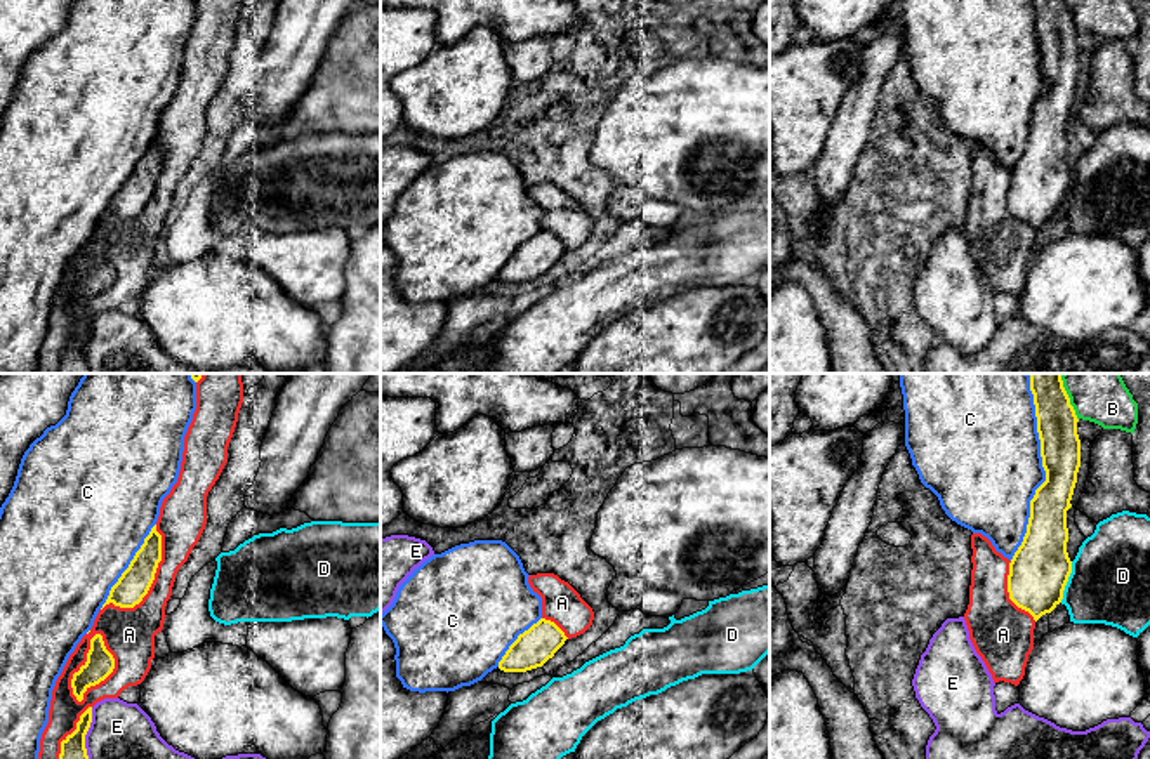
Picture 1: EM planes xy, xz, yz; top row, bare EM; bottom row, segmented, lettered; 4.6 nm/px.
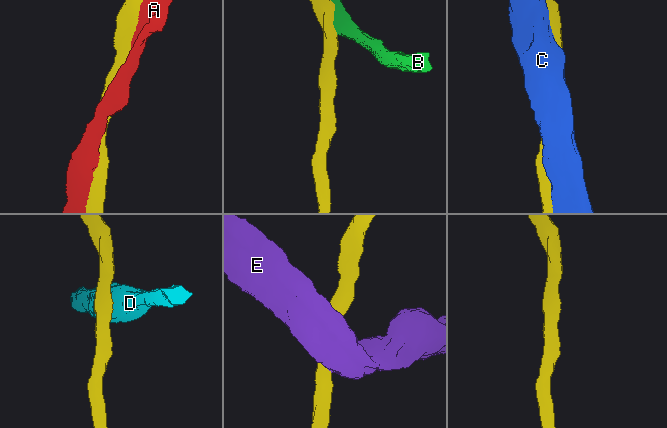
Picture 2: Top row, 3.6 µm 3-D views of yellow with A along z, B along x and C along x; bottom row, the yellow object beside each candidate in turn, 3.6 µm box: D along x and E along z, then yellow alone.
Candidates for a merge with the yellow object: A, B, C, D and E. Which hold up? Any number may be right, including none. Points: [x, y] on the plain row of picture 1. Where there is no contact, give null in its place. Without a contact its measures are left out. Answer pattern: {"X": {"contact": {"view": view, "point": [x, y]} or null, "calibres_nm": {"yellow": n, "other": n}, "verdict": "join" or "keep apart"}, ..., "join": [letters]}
{"A": {"contact": {"view": "xy", "point": [80, 278]}, "calibres_nm": {"yellow": 130, "other": 200}, "verdict": "keep apart"}, "B": {"contact": {"view": "yz", "point": [1070, 16]}, "calibres_nm": {"yellow": 190, "other": 190}, "verdict": "keep apart"}, "C": {"contact": {"view": "yz", "point": [1046, 85]}, "calibres_nm": {"yellow": 190, "other": 440}, "verdict": "join"}, "D": {"contact": {"view": "yz", "point": [1067, 191]}, "calibres_nm": {"yellow": 280, "other": 360}, "verdict": "keep apart"}, "E": {"contact": {"view": "xy", "point": [85, 344]}, "calibres_nm": {"yellow": 140, "other": 380}, "verdict": "keep apart"}, "join": ["C"]}

